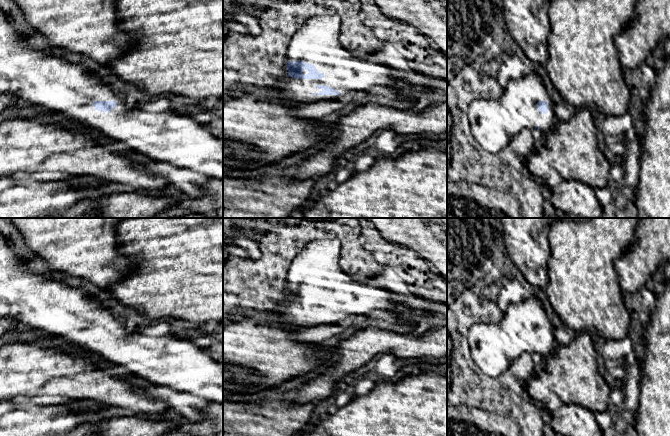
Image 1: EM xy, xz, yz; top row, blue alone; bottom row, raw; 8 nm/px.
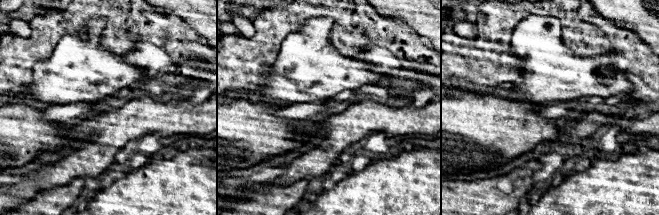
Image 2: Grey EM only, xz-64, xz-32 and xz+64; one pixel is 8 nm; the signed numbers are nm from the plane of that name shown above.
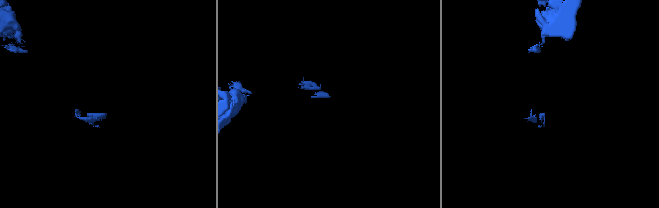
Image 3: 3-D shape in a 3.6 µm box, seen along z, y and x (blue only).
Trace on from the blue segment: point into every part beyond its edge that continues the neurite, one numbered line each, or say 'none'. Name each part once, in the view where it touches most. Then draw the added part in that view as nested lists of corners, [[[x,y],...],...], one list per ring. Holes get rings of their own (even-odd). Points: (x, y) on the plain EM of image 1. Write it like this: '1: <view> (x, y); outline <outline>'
1: xz (317, 266); outline [[[316,239],[293,258],[286,285],[312,288],[324,301],[281,301],[271,312],[276,316],[276,324],[292,328],[334,325],[349,315],[369,315],[376,310],[395,314],[397,305],[407,305],[401,293],[346,274],[339,264],[341,250],[342,244],[337,239]],[[317,309],[329,310],[341,318],[319,319],[322,313]]]

